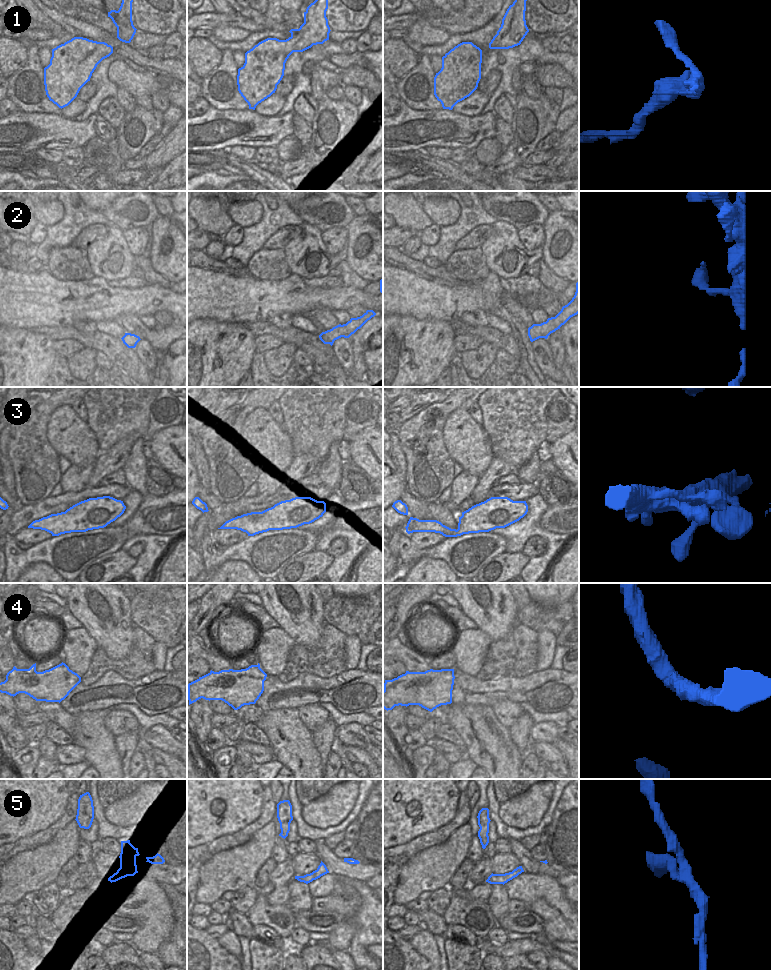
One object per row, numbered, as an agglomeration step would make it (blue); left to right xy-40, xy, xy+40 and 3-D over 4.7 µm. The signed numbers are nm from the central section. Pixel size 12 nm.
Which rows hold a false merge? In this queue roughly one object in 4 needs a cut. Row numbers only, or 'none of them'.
none of them

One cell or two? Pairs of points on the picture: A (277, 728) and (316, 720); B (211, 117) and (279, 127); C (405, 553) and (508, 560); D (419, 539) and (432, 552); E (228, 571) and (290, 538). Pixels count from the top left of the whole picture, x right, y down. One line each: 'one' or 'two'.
A: two
B: one
C: two
D: two
E: two

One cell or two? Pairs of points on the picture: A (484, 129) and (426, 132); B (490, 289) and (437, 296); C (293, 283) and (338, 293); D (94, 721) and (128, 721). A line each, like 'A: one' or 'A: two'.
A: one
B: one
C: one
D: two

